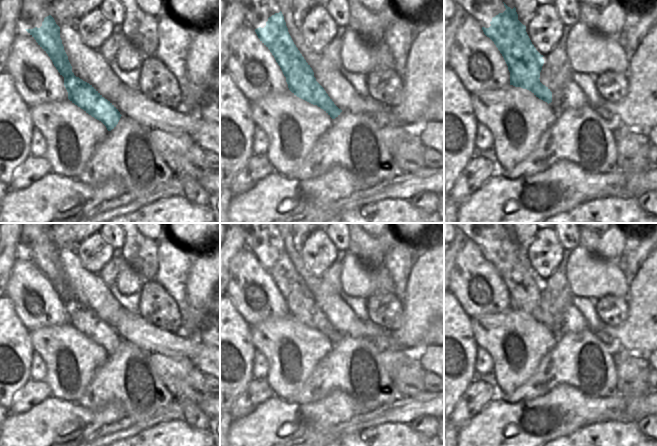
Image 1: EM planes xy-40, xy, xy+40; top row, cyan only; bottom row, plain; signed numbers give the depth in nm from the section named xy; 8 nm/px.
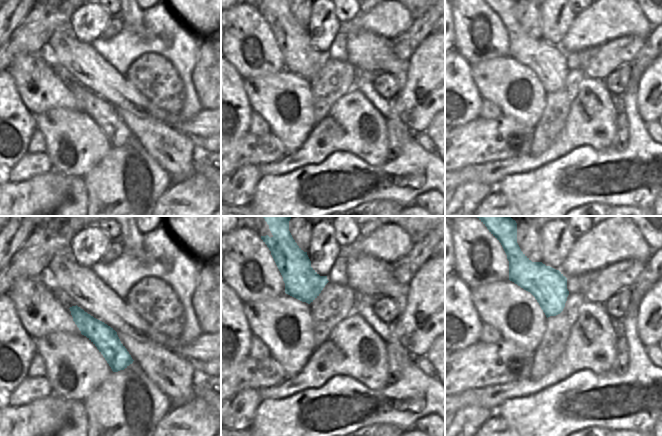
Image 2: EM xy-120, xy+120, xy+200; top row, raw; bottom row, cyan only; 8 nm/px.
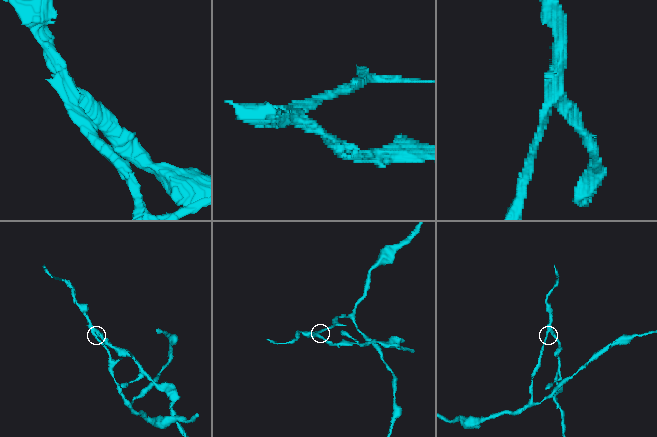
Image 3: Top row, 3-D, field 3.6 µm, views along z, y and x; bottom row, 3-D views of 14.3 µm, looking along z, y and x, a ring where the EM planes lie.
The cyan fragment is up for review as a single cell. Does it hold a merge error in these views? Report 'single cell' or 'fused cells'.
fused cells

